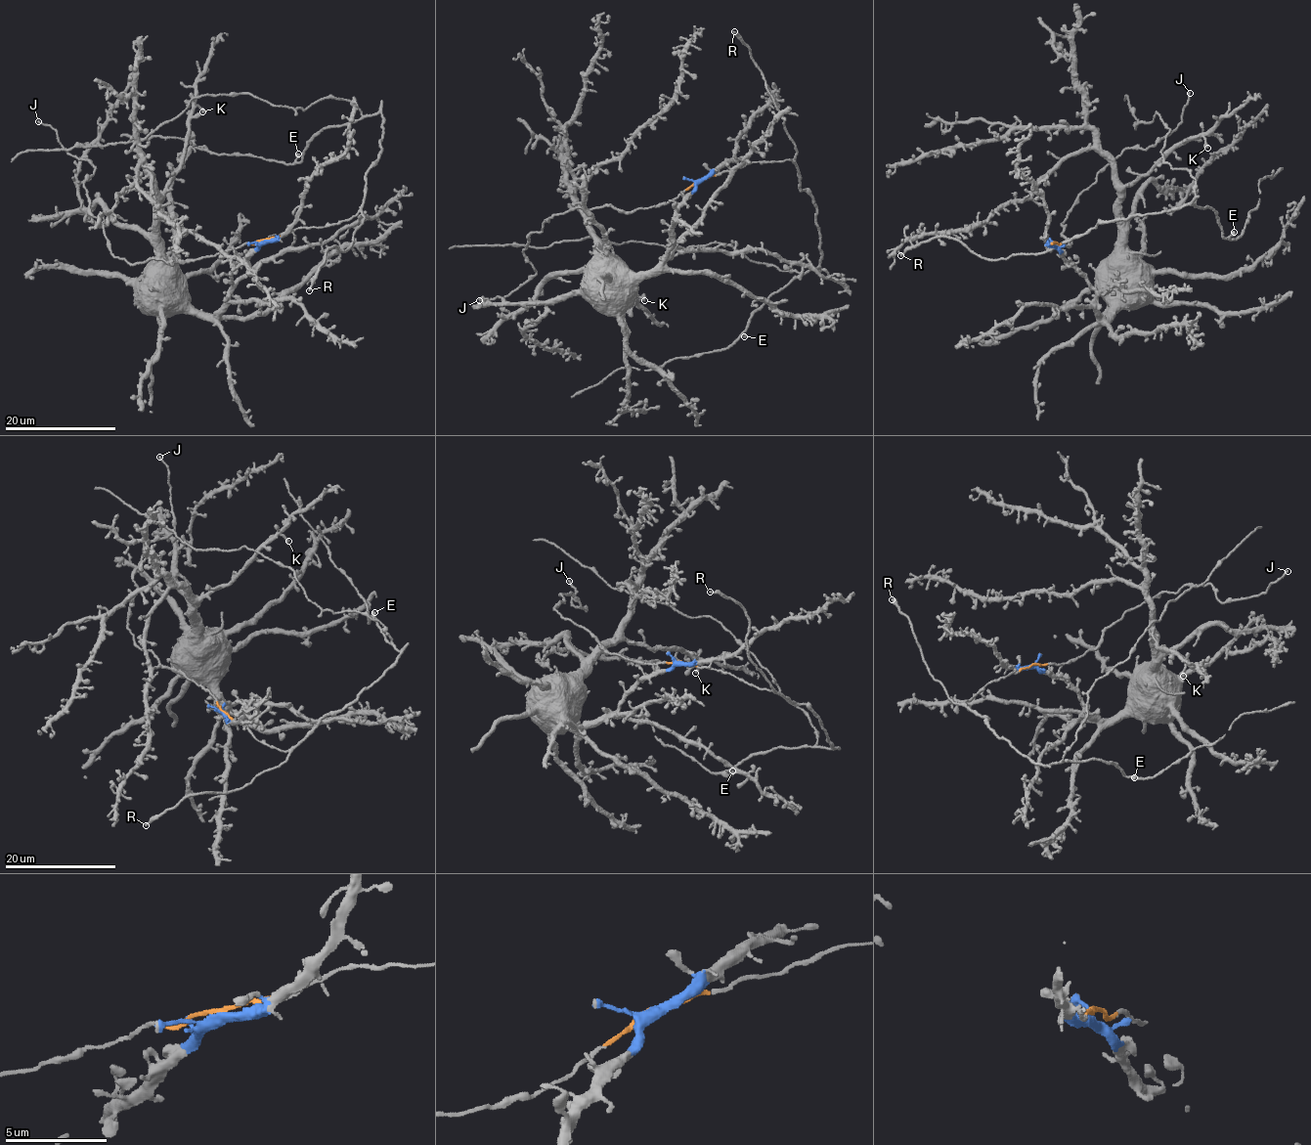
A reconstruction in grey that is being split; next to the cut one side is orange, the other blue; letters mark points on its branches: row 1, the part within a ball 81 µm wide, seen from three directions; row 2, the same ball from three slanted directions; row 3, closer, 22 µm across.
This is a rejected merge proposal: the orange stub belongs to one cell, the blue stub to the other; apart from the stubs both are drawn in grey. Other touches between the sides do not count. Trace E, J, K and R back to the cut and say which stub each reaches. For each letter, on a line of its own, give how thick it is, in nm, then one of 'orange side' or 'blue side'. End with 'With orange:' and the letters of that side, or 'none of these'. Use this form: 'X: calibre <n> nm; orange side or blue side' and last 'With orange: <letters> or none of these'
E: calibre 420 nm; orange side
J: calibre 200 nm; orange side
K: calibre 400 nm; blue side
R: calibre 190 nm; orange side
With orange: E, J, R

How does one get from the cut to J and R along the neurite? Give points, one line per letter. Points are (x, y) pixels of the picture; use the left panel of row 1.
J: (264, 240), (194, 260), (128, 264), (114, 257), (103, 223), (90, 211), (84, 185), (95, 167), (38, 121)
R: (264, 240), (363, 214), (350, 248), (344, 252), (334, 245), (326, 253), (309, 290)

